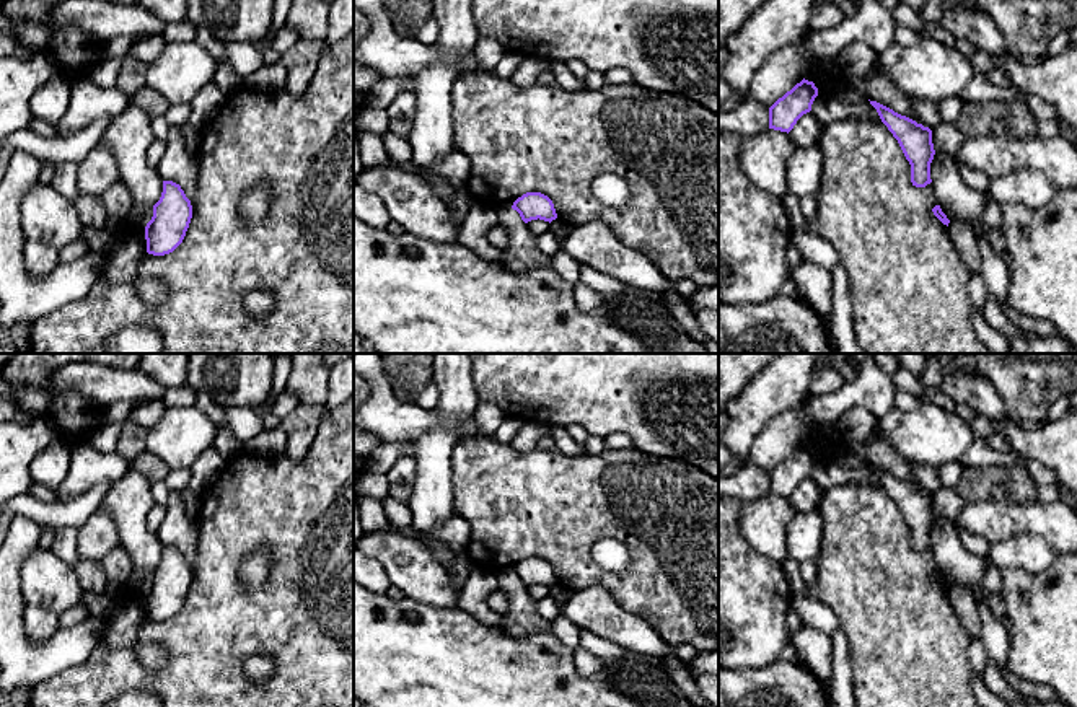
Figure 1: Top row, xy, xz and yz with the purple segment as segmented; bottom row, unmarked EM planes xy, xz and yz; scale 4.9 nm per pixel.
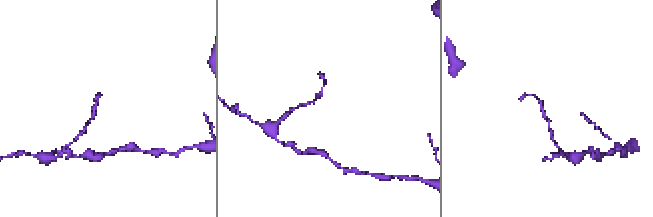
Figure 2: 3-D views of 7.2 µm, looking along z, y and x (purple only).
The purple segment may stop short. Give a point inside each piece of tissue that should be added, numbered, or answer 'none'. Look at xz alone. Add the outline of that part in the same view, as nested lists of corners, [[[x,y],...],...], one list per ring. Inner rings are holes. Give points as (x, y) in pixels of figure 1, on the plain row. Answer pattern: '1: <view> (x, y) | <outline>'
none

